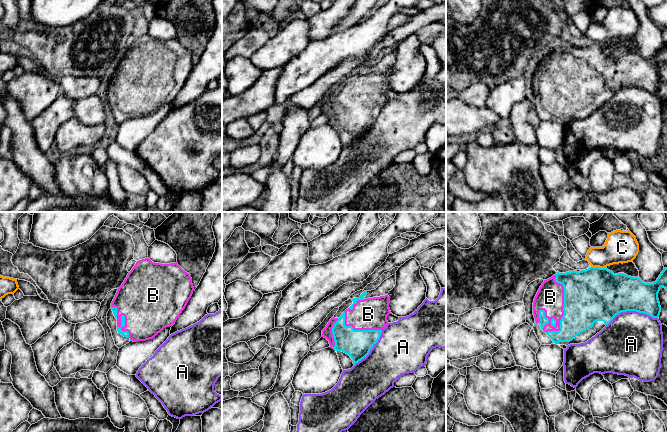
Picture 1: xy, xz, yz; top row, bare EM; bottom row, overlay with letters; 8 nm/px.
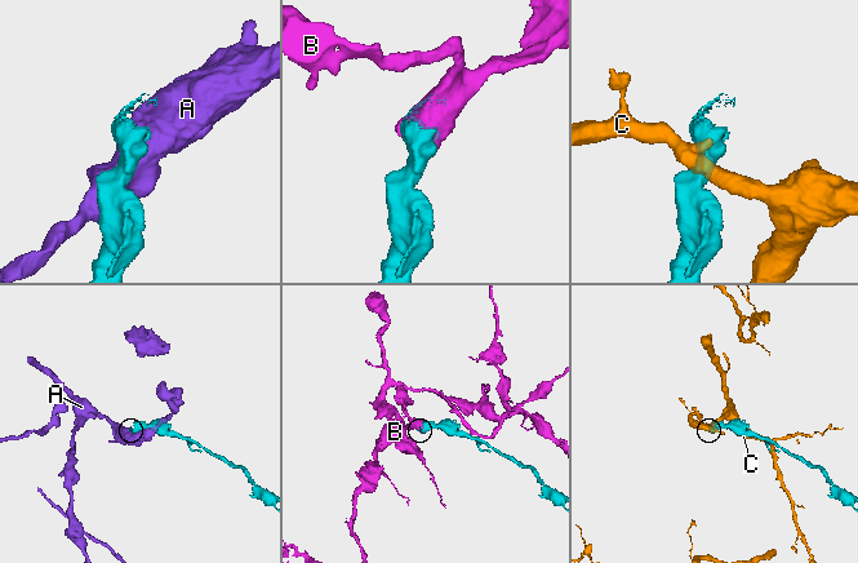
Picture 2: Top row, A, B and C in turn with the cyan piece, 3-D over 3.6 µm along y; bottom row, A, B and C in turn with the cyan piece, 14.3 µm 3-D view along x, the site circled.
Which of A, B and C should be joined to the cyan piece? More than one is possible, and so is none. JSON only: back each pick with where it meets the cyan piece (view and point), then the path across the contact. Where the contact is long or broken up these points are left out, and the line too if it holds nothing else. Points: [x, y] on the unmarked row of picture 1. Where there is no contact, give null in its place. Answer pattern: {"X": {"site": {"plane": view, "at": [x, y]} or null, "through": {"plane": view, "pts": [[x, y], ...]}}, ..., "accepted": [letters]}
{"B": {"site": {"plane": "yz", "at": [563, 84]}}, "accepted": ["B"]}

